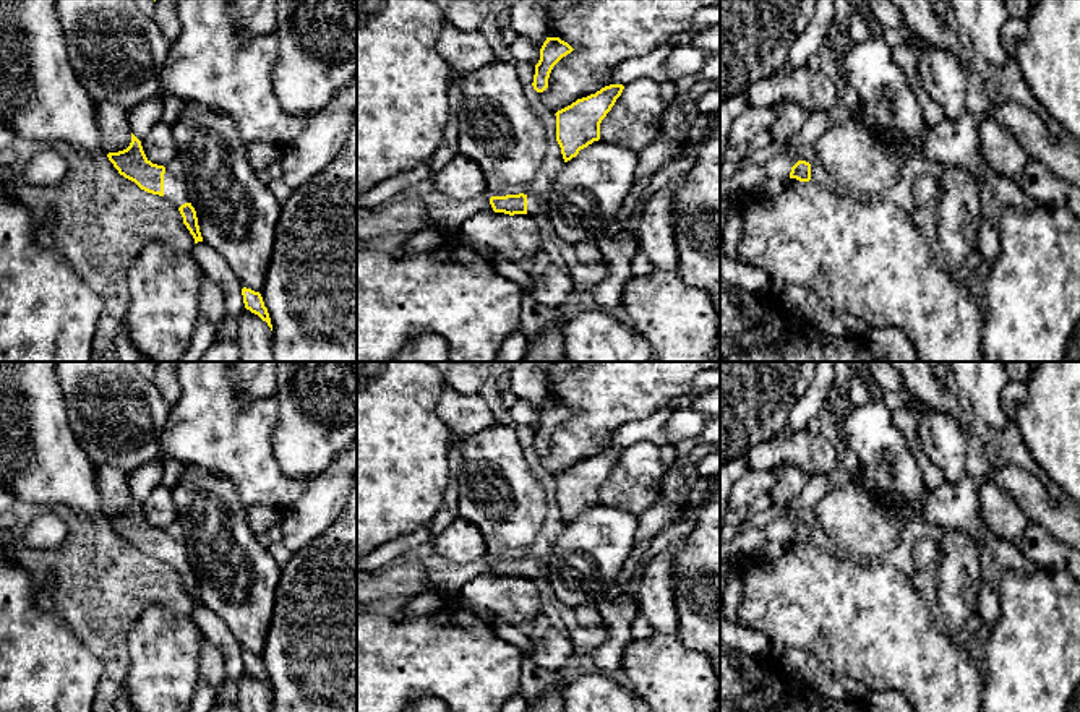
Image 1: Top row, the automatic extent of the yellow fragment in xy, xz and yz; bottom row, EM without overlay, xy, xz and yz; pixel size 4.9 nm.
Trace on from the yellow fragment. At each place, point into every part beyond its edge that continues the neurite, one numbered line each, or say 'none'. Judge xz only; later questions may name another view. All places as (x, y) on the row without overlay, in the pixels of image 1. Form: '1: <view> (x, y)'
1: xz (534, 570)

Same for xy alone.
1: xy (174, 552)

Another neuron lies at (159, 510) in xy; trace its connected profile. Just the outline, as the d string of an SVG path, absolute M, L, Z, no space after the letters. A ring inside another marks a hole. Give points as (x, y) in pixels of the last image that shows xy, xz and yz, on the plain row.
M161 483L152 490L149 498L141 504L143 514L152 527L167 529L177 521L177 508L172 490Z

